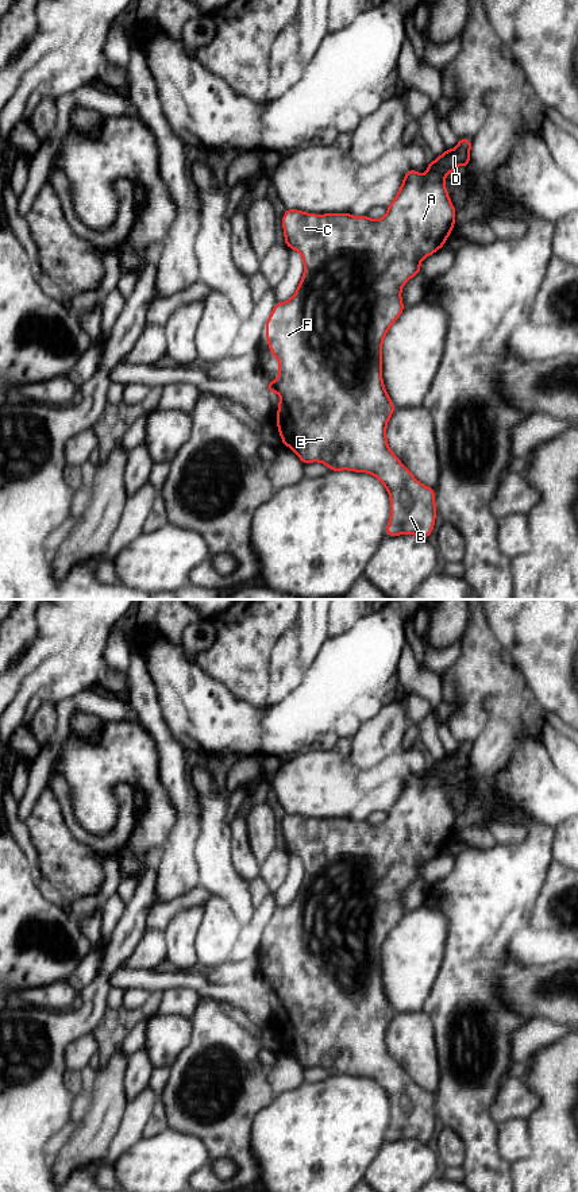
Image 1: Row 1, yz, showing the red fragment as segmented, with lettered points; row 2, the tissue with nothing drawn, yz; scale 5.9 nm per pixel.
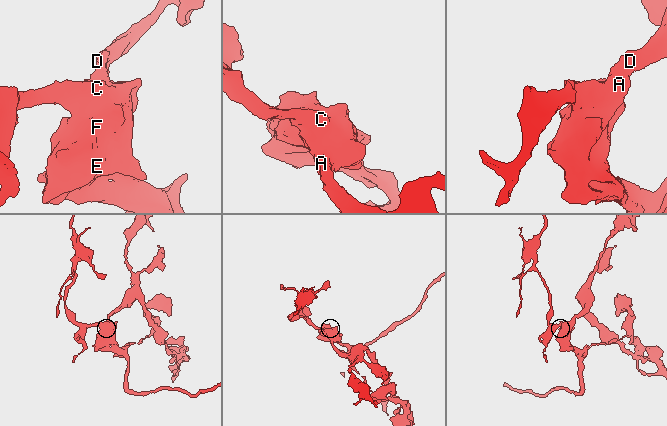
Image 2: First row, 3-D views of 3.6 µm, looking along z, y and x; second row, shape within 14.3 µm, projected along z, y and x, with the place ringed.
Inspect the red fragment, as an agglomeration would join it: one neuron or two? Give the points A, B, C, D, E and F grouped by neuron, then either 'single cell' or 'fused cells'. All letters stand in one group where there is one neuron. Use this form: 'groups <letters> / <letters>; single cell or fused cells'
groups A B C D E F; single cell

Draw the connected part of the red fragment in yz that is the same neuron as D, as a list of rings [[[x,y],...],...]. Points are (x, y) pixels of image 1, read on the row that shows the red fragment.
[[[458,139],[454,150],[446,148],[424,177],[411,169],[386,215],[379,220],[350,213],[313,215],[288,209],[282,216],[285,244],[300,252],[304,275],[290,300],[277,302],[266,324],[271,355],[280,362],[278,378],[267,382],[270,393],[281,396],[277,427],[282,444],[290,447],[303,463],[321,462],[330,470],[373,474],[390,497],[386,536],[417,535],[427,539],[435,525],[435,490],[420,483],[388,447],[386,425],[396,410],[382,382],[382,340],[404,310],[402,286],[421,273],[420,261],[444,246],[455,225],[455,208],[447,194],[444,177],[458,165],[470,162],[471,139]]]

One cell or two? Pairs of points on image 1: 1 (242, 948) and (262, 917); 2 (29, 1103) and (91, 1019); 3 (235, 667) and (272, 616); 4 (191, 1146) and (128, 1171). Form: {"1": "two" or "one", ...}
{"1": "one", "2": "one", "3": "one", "4": "one"}

